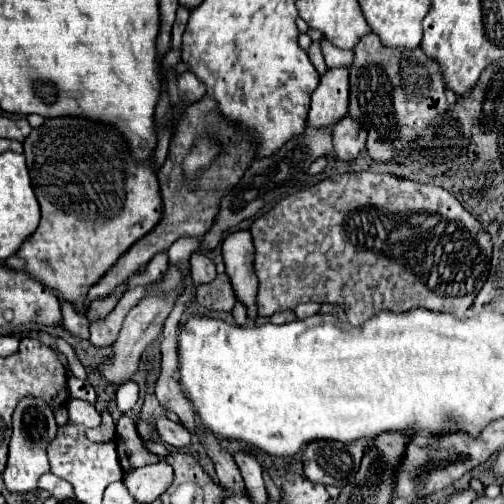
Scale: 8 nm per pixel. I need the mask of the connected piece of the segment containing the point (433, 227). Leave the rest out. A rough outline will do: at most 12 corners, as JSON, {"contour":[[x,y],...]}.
{"contour":[[348,172],[252,222],[260,316],[464,318],[490,234],[438,186]]}

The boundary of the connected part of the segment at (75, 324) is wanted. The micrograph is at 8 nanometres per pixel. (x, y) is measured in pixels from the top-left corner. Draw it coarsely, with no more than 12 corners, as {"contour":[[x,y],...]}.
{"contour":[[60,298],[62,328],[76,338],[88,338],[86,314]]}

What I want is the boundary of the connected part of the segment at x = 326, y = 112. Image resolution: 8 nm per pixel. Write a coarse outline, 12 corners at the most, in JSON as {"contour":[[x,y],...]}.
{"contour":[[328,70],[312,94],[308,124],[348,112],[348,70]]}

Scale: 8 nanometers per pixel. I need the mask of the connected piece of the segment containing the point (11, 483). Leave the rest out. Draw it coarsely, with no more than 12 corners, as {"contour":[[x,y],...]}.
{"contour":[[26,398],[12,416],[4,484],[38,490],[56,438],[50,406]]}

